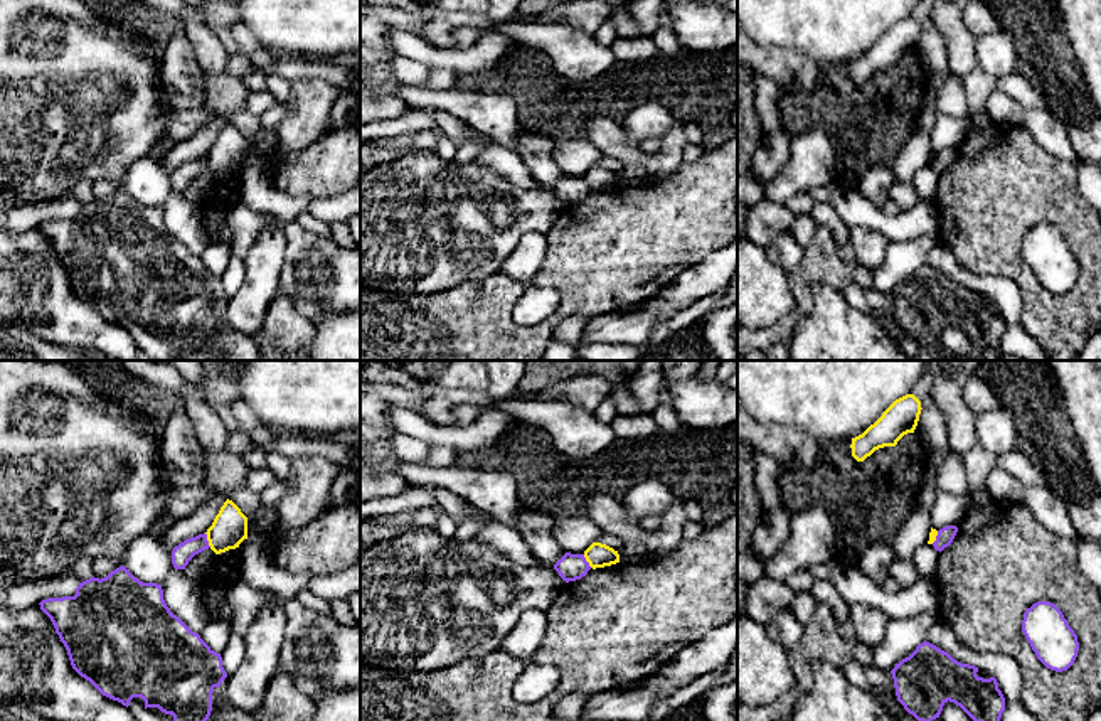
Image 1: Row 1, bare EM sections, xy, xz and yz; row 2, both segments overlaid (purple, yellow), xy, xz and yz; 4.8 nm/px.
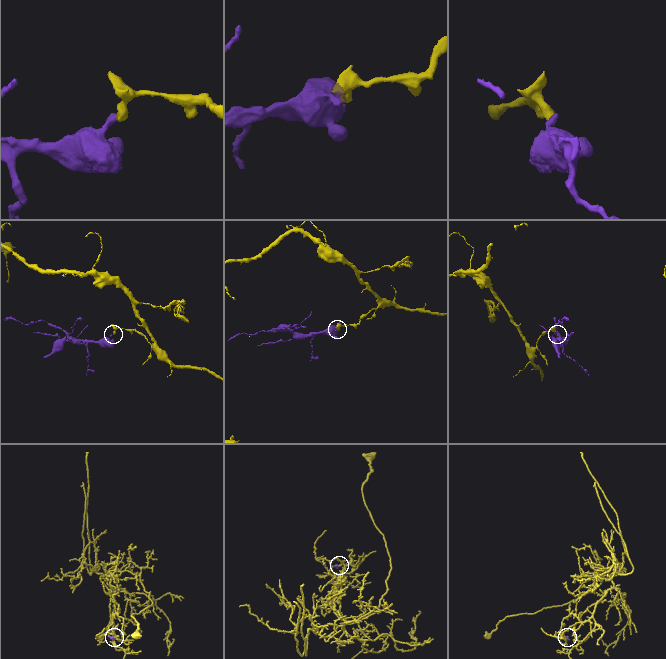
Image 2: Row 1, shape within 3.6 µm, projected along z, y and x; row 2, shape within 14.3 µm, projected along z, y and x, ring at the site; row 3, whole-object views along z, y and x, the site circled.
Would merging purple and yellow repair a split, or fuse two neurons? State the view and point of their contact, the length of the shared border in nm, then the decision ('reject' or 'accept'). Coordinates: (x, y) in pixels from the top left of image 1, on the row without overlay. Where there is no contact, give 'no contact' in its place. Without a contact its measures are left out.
xy (206, 162) | 80 nm | reject

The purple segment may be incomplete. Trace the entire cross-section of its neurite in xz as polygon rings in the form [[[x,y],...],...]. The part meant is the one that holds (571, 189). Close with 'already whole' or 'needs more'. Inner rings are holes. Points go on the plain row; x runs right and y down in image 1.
[[[566,175],[556,187],[554,192],[559,199],[569,206],[581,202],[591,192],[589,185],[586,184],[584,177],[571,177]]]; already whole

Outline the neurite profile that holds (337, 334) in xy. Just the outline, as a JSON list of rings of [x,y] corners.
[[[360,308],[327,310],[313,320],[315,334],[305,345],[313,360],[360,360]]]

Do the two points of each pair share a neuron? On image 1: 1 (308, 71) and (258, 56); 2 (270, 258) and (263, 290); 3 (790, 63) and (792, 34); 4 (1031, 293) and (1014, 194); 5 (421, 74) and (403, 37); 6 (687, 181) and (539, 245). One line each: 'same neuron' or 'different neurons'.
1: same neuron
2: same neuron
3: different neurons
4: same neuron
5: different neurons
6: different neurons

